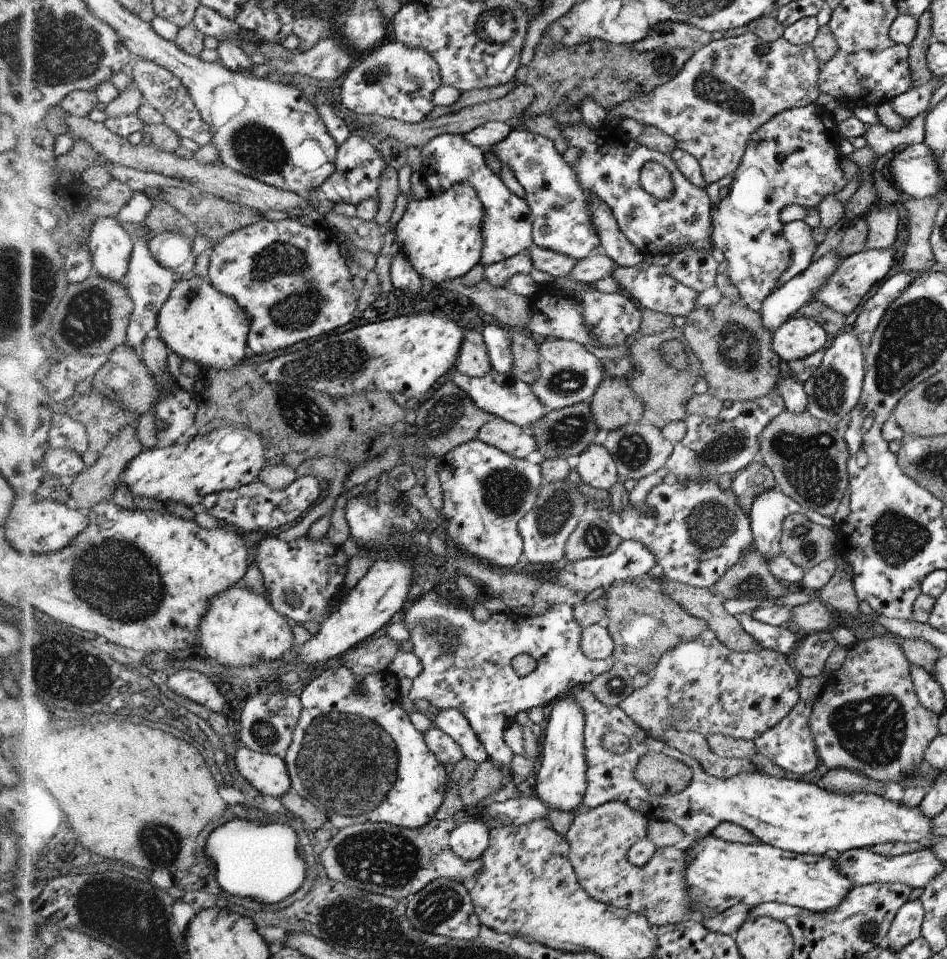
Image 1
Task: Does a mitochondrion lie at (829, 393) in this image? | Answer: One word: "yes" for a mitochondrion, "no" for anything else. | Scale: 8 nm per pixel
yes

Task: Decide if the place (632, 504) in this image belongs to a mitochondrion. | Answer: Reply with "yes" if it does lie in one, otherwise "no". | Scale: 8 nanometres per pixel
no

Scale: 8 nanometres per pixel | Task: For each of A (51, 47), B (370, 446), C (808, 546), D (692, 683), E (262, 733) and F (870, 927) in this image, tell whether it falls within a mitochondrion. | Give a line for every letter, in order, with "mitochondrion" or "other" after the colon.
A: mitochondrion
B: other
C: mitochondrion
D: other
E: mitochondrion
F: mitochondrion

